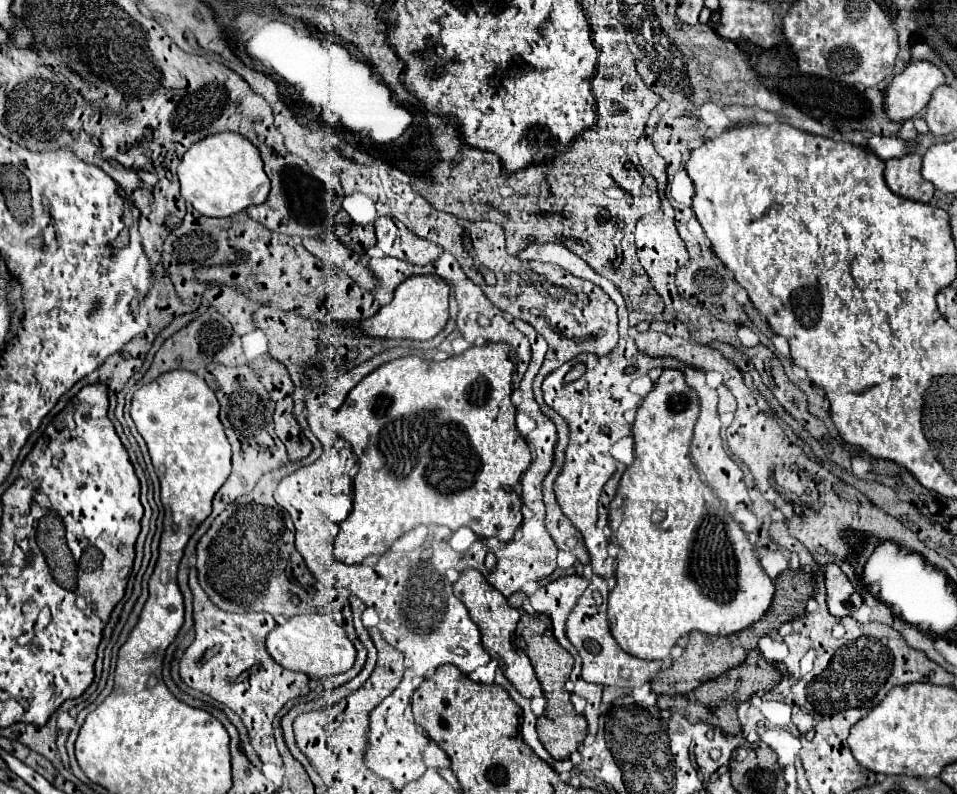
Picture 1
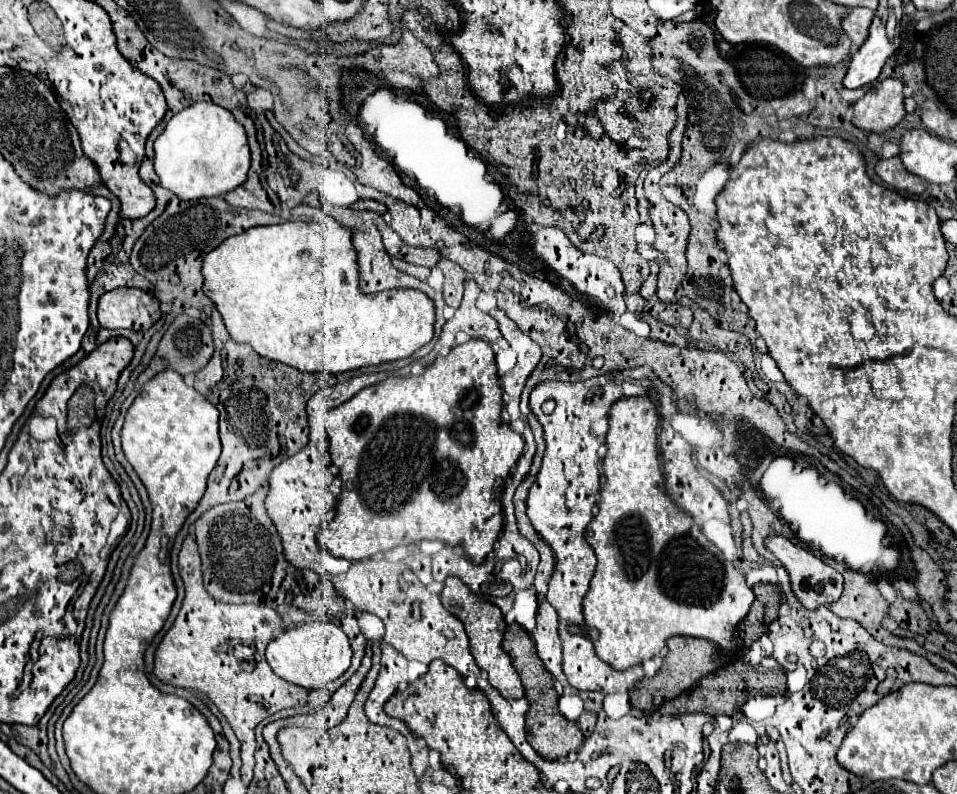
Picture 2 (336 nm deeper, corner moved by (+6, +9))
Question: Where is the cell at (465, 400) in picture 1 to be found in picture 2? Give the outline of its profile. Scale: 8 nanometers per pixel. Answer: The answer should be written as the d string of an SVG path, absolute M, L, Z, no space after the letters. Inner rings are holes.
M471 339L471 341L463 343L463 345L453 347L445 357L439 355L439 357L425 369L425 375L419 375L419 377L397 377L397 375L393 375L393 377L389 377L389 379L385 379L385 381L377 383L377 385L371 385L371 387L361 389L355 397L351 397L351 399L345 401L343 405L339 405L339 407L327 411L327 433L329 433L329 443L331 443L331 445L329 445L329 453L331 453L331 461L339 467L339 477L341 477L341 481L343 481L343 487L341 487L341 495L339 495L339 505L337 505L337 509L335 509L337 515L335 515L335 519L333 519L321 533L319 533L319 543L321 543L333 557L345 557L345 559L349 559L349 561L359 561L359 559L365 559L365 557L373 557L373 555L377 555L377 553L385 553L385 551L389 551L389 549L393 549L393 547L397 547L397 545L407 545L407 543L423 541L423 539L439 539L439 541L443 541L443 543L447 543L447 545L463 545L463 547L467 549L467 553L473 557L475 563L483 563L485 557L493 551L493 543L497 541L497 535L499 535L499 531L503 529L503 523L505 523L505 517L503 517L503 505L501 505L501 495L503 495L505 479L509 477L511 467L517 463L517 459L519 459L519 455L521 455L521 451L523 451L523 437L517 435L517 433L513 433L513 431L509 429L509 425L503 425L501 411L503 411L503 389L499 387L497 365L495 365L495 353L493 353L493 349L489 347L489 343L485 343L485 341L481 341L481 339ZM407 417L411 417L411 419L413 419L413 417L421 417L421 419L419 419L419 427L415 429L415 421L409 423ZM423 449L425 449L425 457L431 455L431 461L409 461L409 455L423 455Z

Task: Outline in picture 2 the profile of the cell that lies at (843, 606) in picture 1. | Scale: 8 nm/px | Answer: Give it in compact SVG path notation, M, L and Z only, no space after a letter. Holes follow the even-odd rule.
M779 535L769 537L769 541L765 541L765 545L783 563L783 567L787 569L787 573L791 577L791 587L793 587L797 599L807 609L817 609L817 607L833 603L833 601L837 601L841 597L841 593L843 593L843 577L831 565L823 563L813 553L809 553L809 551L793 545L787 537L779 537Z

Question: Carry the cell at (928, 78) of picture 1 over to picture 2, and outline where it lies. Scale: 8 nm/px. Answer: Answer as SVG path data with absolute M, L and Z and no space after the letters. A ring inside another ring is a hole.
M897 77L873 83L873 87L853 103L853 125L871 133L883 133L895 127L905 117L903 87L905 83Z

